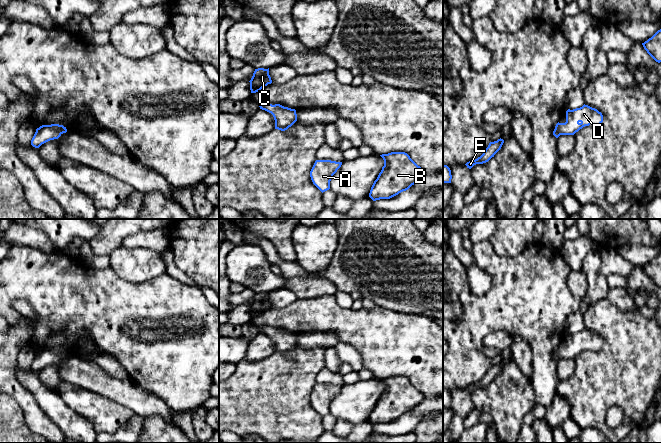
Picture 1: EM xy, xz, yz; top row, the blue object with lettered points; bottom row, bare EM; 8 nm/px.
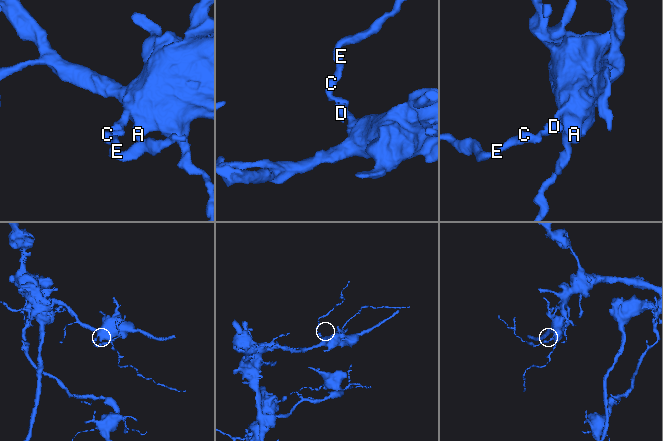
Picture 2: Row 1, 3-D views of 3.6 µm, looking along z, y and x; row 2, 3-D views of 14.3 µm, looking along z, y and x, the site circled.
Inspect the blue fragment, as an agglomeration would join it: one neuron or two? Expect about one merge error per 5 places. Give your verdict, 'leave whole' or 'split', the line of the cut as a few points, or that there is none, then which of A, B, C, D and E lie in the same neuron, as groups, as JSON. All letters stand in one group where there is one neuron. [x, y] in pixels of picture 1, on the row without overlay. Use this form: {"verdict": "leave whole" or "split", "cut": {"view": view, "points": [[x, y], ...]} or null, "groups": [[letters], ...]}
{"verdict": "leave whole", "cut": null, "groups": [["A", "B", "C", "D", "E"]]}

